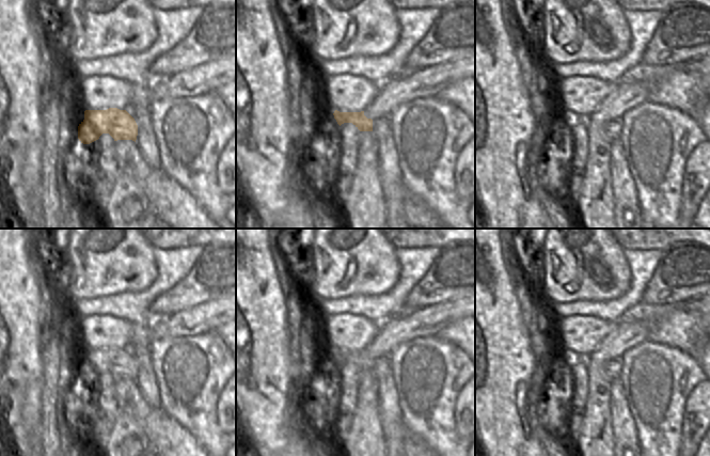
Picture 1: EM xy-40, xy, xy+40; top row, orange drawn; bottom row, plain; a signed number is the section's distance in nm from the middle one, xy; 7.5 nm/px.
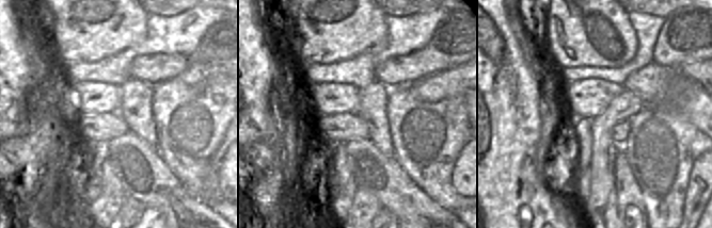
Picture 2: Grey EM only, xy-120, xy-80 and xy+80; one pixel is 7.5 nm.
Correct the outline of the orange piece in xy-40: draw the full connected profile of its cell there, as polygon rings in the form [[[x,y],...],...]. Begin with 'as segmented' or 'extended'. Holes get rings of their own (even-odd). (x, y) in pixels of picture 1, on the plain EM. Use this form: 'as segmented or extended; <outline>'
as segmented; [[[117,347],[85,349],[84,359],[78,365],[79,380],[90,383],[98,379],[102,373],[109,373],[114,380],[132,379],[136,381],[138,364],[126,349]]]

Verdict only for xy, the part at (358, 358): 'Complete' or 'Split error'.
Split error.

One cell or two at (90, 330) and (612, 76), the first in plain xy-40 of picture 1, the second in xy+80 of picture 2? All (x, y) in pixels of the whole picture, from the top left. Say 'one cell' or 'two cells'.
two cells

